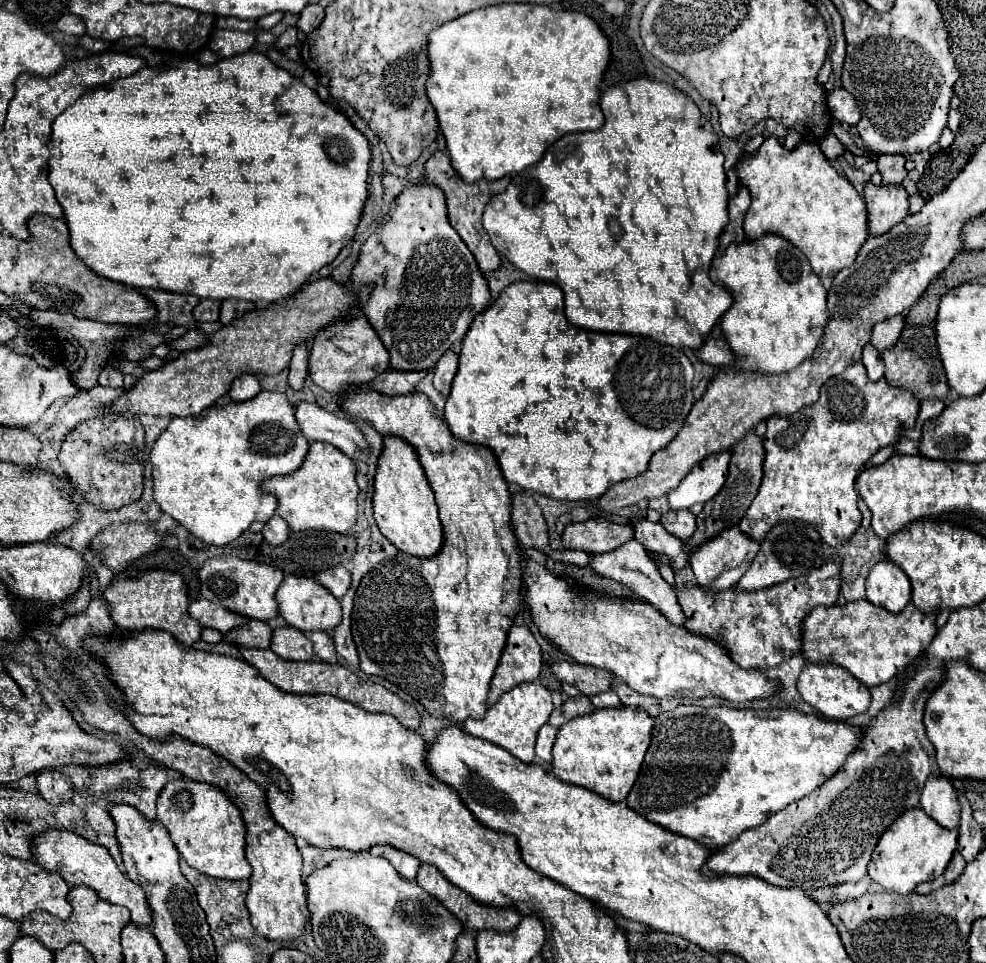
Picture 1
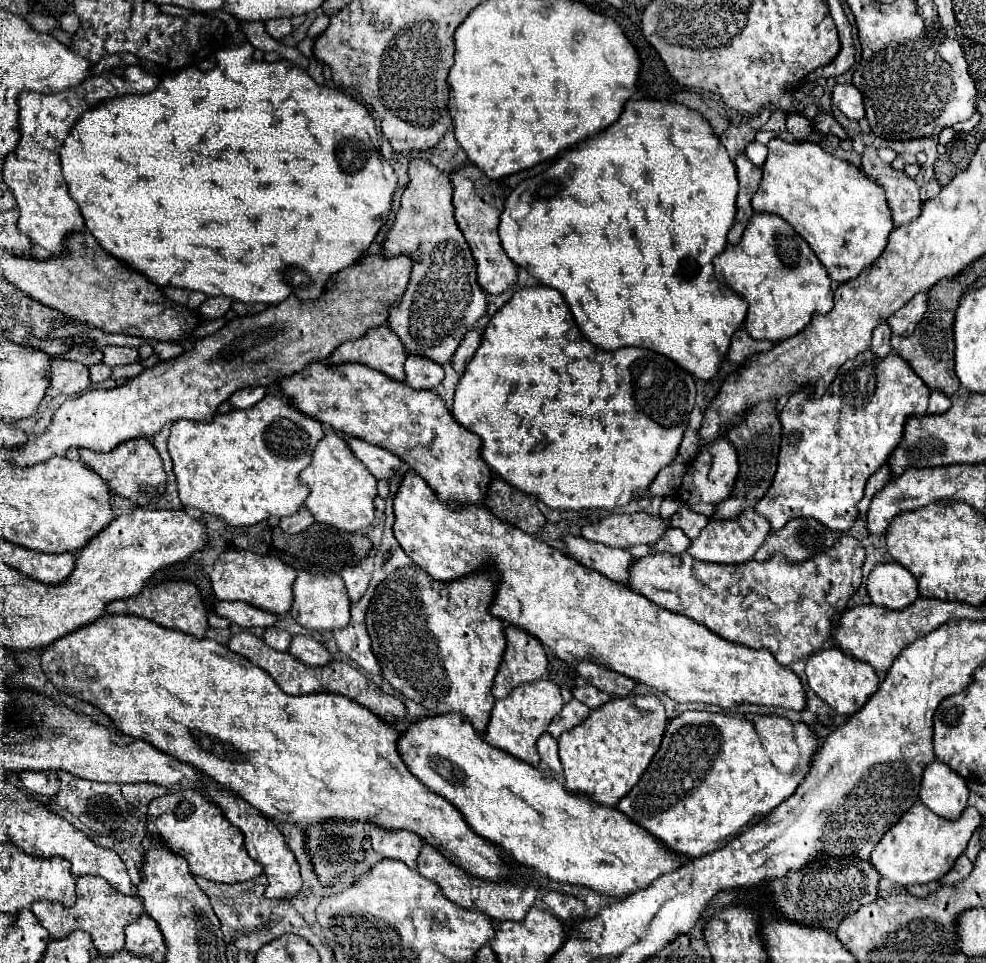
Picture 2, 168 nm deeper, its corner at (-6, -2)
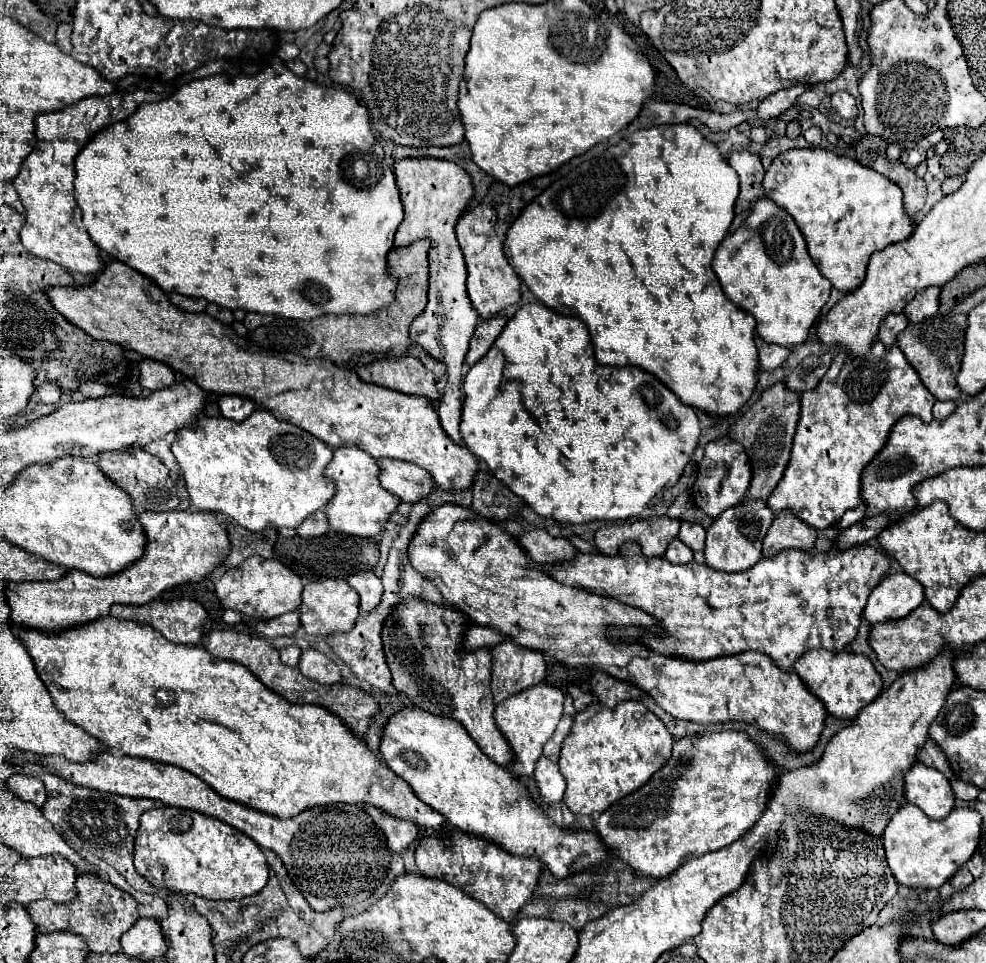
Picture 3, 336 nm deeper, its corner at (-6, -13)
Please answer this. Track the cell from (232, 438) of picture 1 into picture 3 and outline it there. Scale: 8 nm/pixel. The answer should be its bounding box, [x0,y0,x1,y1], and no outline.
[172,409,334,531]

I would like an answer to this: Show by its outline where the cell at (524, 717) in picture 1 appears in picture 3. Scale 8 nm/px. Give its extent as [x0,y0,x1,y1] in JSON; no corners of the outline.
[494,683,564,777]

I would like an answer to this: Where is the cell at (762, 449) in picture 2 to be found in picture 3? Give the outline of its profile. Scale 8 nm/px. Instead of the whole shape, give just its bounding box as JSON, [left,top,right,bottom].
[728,383,800,503]

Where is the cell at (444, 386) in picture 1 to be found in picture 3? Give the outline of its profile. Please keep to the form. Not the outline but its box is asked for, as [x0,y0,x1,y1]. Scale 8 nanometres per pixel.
[466,317,506,367]

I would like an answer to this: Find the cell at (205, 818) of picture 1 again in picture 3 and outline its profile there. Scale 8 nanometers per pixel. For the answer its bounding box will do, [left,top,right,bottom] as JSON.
[134,807,268,899]

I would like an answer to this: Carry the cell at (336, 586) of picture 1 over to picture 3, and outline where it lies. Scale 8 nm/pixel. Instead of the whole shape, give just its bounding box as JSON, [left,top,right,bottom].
[348,571,382,611]

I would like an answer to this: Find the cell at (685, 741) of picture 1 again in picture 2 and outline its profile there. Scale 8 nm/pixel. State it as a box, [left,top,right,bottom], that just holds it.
[616,712,818,858]

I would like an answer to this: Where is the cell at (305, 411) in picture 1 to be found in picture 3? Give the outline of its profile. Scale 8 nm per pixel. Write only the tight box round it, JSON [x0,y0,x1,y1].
[378,459,434,503]

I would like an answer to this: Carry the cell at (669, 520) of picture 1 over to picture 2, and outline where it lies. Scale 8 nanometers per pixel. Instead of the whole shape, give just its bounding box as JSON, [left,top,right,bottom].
[670,506,708,540]

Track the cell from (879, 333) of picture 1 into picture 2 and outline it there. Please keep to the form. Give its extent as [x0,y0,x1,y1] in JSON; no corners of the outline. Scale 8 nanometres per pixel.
[888,292,928,336]

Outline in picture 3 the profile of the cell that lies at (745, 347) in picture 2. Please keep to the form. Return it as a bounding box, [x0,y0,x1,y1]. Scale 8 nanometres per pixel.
[756,337,790,371]

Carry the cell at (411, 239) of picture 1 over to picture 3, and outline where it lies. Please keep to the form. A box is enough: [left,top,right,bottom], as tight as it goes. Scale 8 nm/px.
[394,159,478,443]

